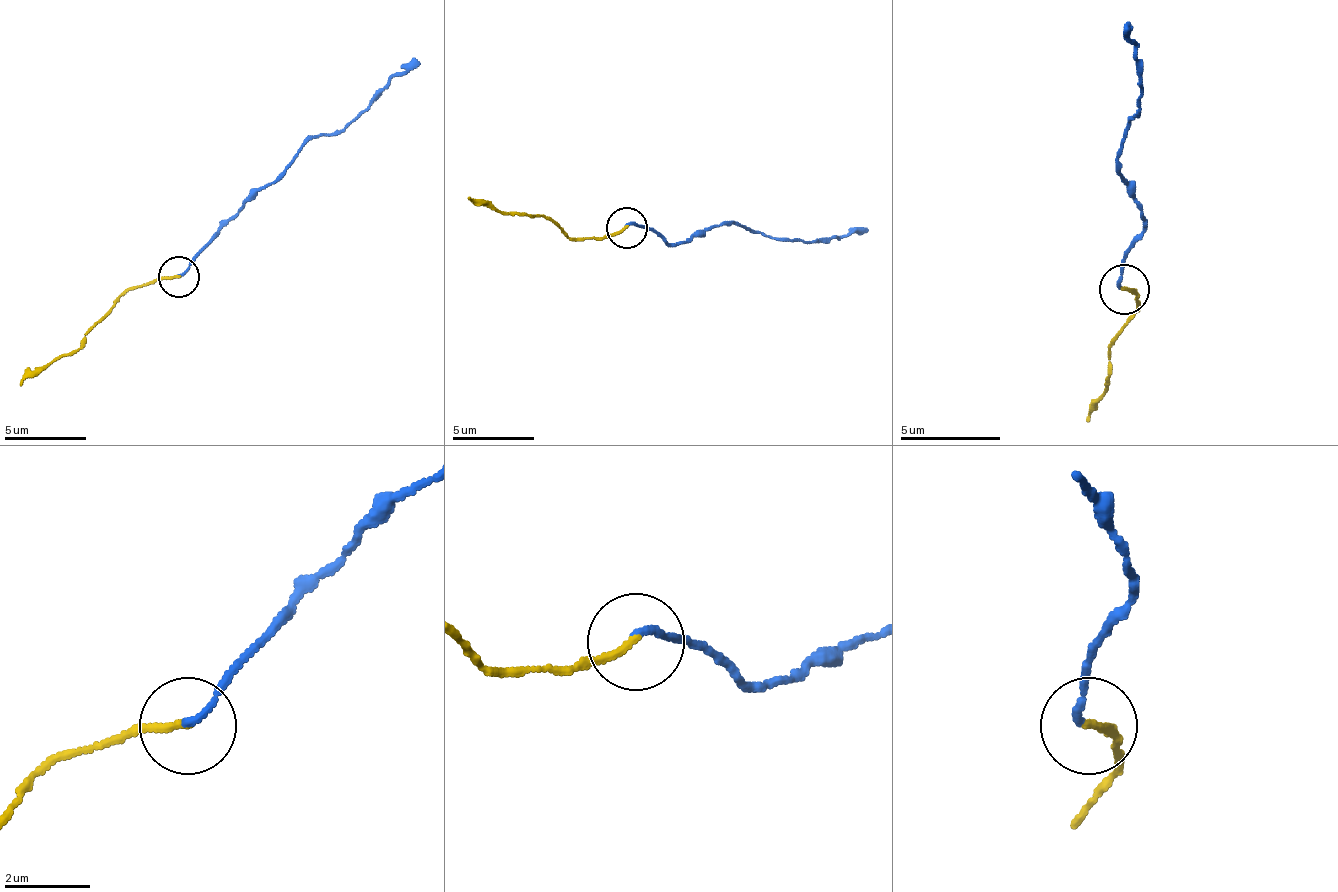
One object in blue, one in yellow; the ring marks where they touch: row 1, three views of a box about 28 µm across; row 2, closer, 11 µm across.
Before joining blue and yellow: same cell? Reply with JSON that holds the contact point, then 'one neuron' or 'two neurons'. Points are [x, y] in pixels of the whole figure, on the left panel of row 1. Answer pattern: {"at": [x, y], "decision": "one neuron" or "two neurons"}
{"at": [178, 277], "decision": "one neuron"}

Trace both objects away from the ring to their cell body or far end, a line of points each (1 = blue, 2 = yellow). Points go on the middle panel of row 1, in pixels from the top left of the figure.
1: (625, 227), (650, 227), (671, 243), (687, 243), (732, 223), (806, 243), (839, 239), (867, 227)
2: (625, 227), (584, 239), (572, 239), (539, 214), (502, 214), (470, 198)

